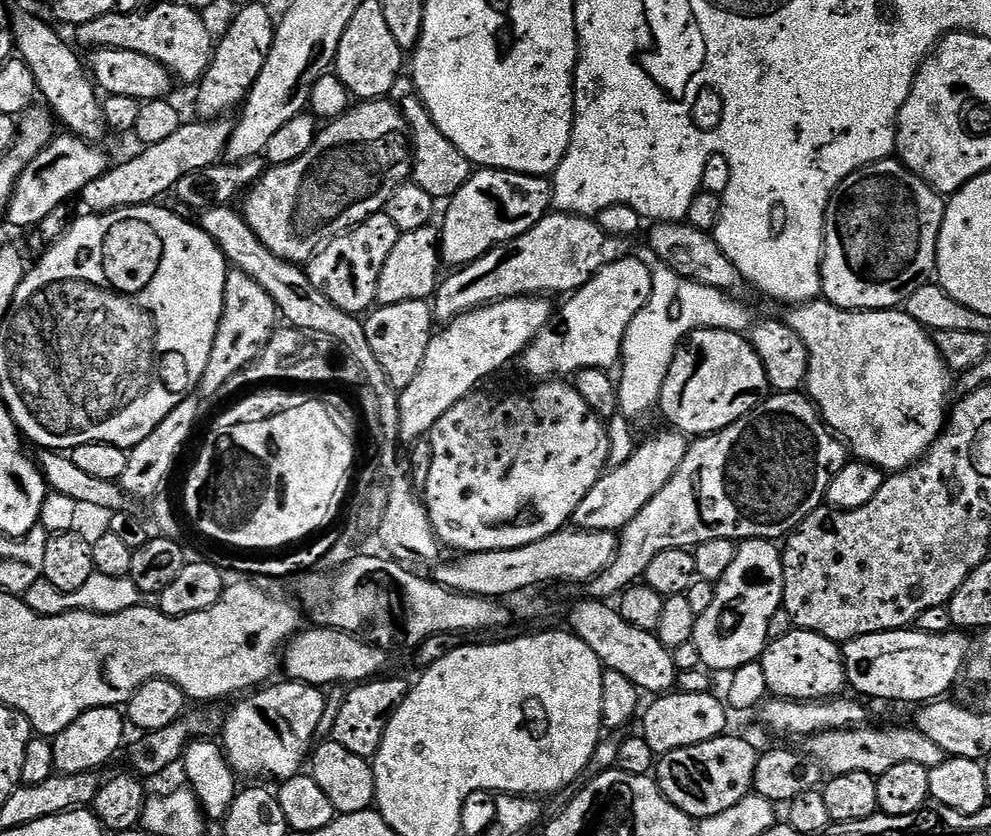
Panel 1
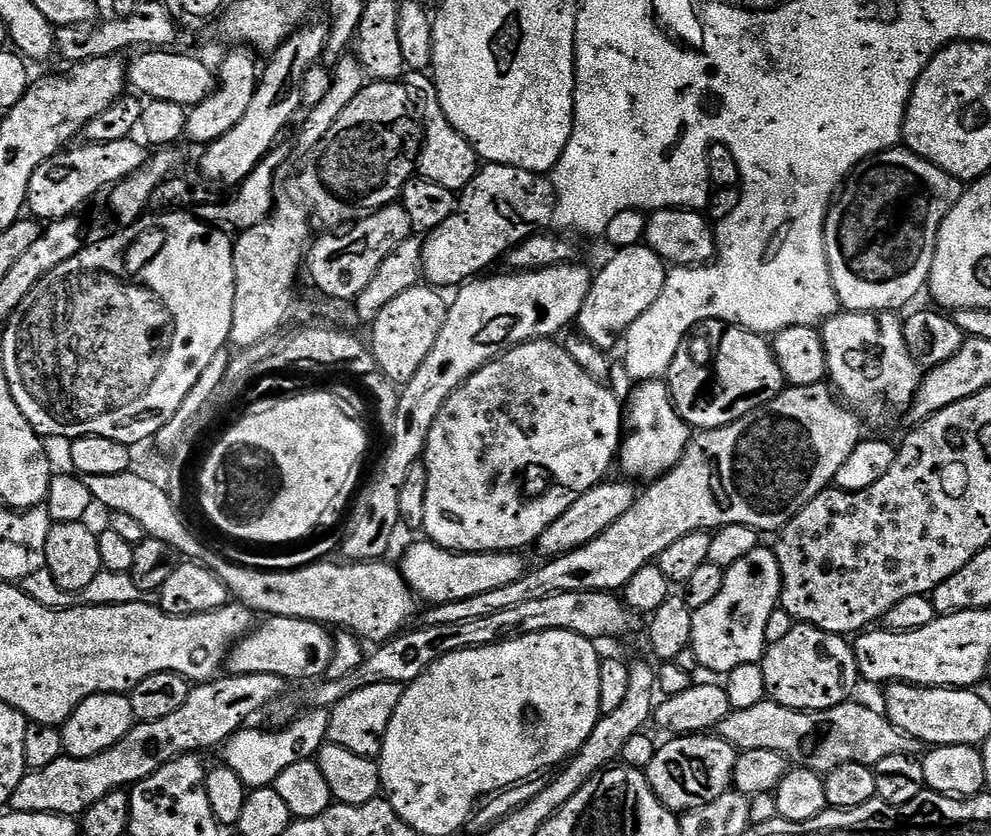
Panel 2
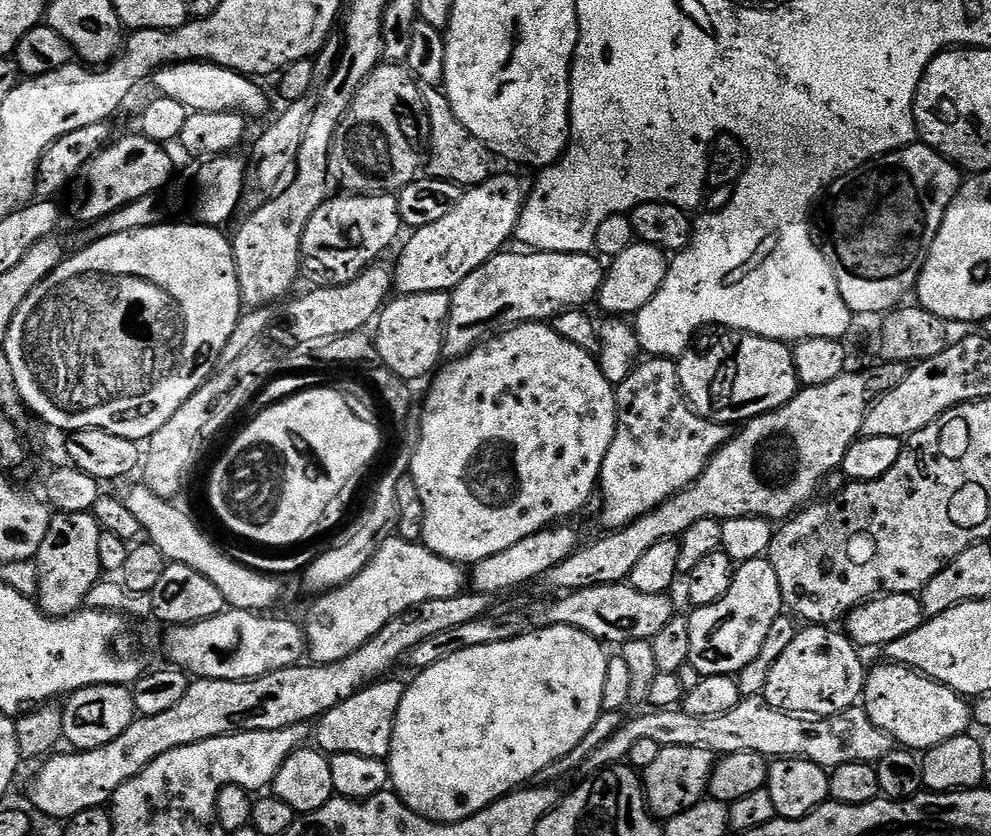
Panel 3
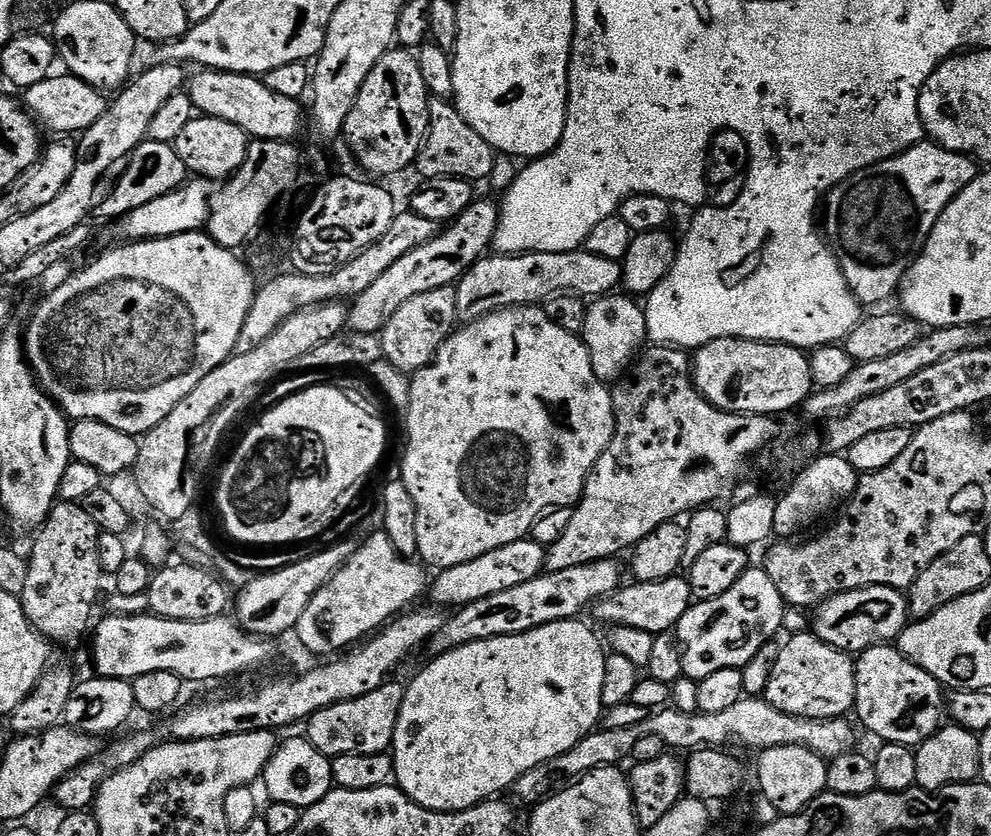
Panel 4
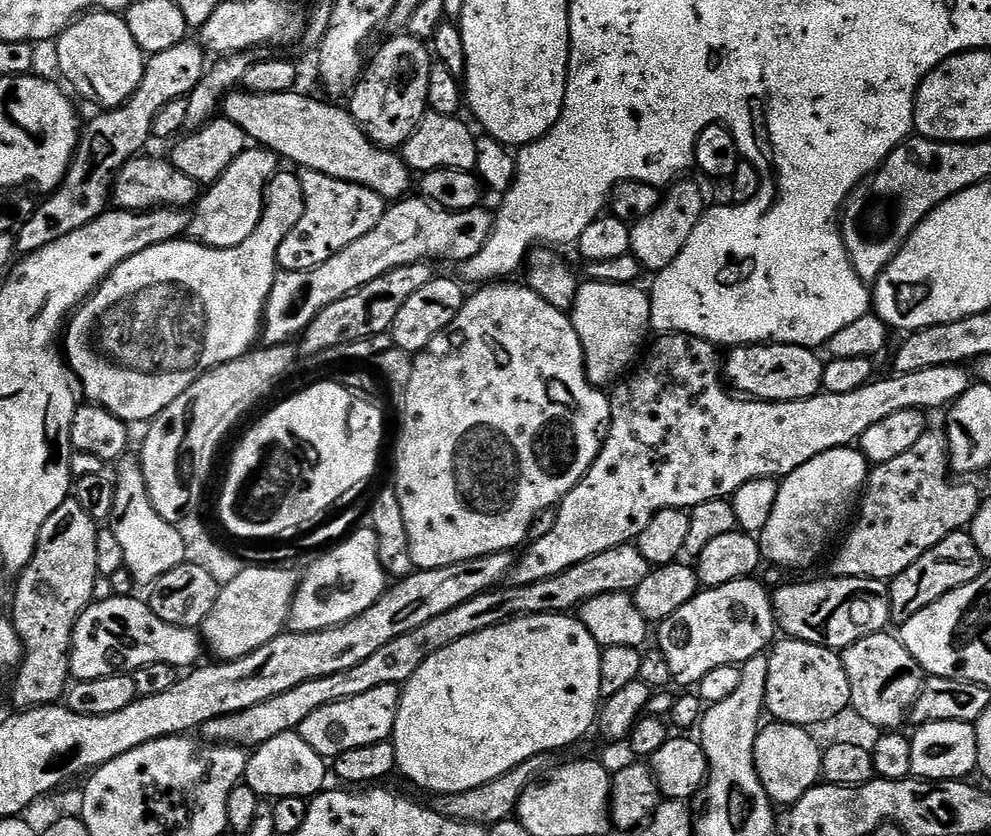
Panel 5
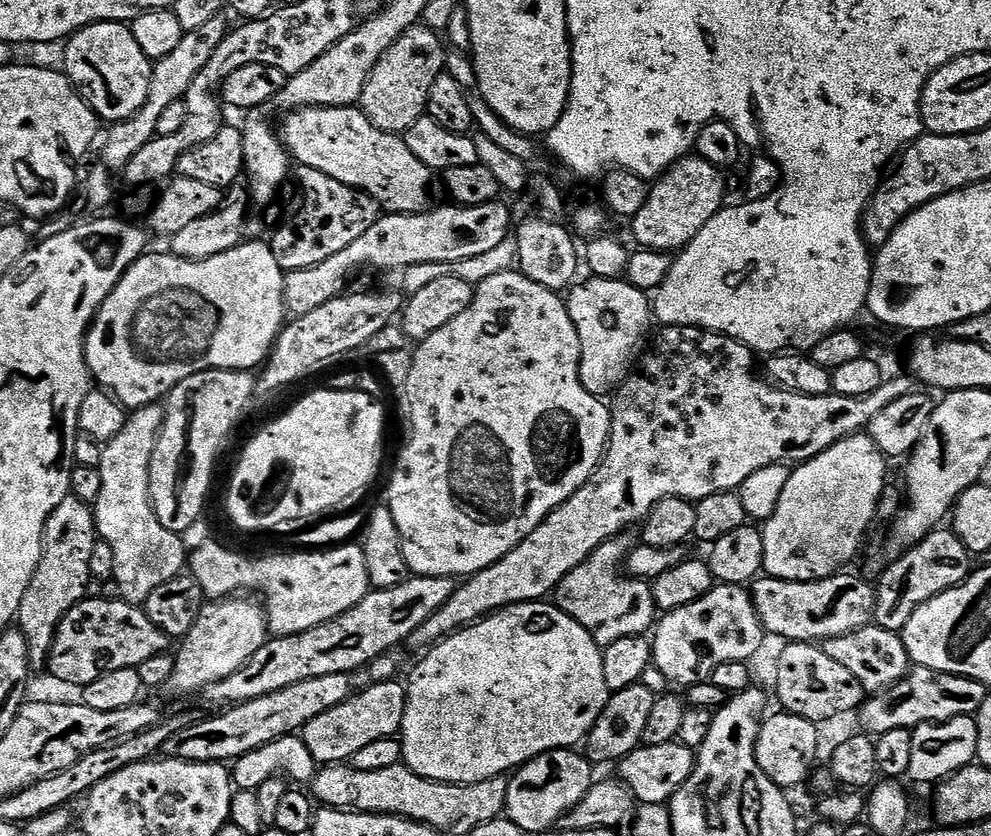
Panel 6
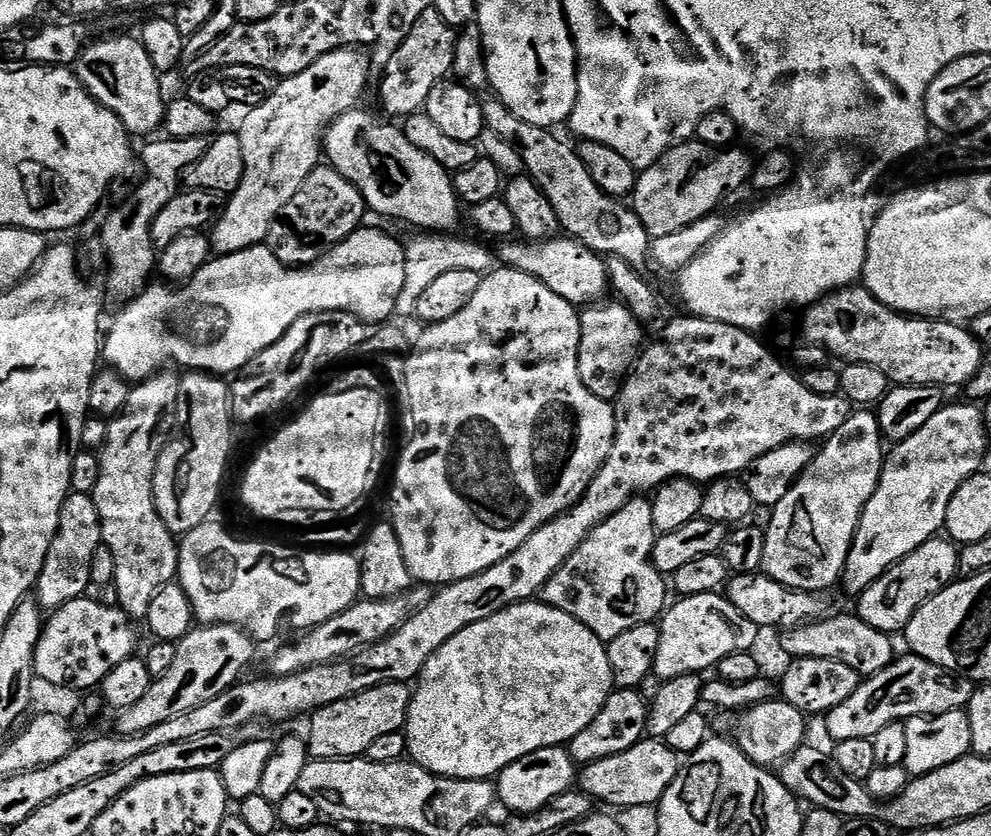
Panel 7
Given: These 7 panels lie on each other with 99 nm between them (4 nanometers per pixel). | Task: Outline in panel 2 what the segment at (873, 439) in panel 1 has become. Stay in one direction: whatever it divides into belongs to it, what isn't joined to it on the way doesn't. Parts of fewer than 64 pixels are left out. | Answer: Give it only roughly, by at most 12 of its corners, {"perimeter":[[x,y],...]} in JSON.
{"perimeter":[[895,311],[824,321],[827,379],[865,417],[903,409],[922,368]]}

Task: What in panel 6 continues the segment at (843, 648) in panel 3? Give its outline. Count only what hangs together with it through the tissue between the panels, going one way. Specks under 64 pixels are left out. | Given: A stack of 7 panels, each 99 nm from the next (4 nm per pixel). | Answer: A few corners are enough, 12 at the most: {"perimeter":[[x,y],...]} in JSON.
{"perimeter":[[812,642],[776,660],[783,711],[821,722],[859,709],[864,688]]}

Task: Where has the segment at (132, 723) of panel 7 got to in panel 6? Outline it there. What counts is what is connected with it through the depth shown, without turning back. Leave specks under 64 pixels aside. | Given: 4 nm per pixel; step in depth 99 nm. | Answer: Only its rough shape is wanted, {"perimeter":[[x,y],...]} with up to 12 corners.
{"perimeter":[[244,598],[205,603],[163,695],[192,696],[242,670],[269,639]]}

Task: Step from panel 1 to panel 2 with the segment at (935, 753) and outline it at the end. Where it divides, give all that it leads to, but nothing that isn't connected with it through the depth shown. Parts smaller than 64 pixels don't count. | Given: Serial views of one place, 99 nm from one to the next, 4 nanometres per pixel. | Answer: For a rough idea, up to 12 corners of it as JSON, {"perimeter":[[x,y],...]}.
{"perimeter":[[765,698],[718,734],[821,774],[915,757],[920,741],[864,704],[799,712]]}

